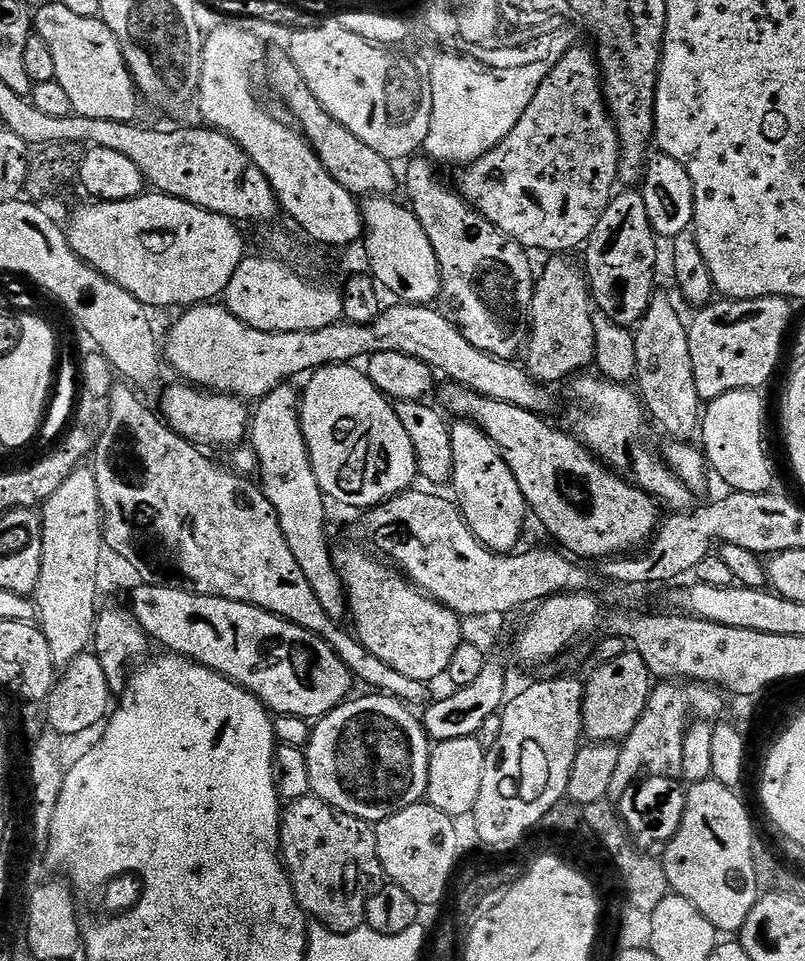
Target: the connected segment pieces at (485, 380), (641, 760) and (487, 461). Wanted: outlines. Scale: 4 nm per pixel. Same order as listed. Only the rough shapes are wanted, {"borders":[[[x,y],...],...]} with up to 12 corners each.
{"borders":[[[223,303],[181,311],[162,348],[181,381],[245,402],[376,352],[547,413],[515,359],[444,313],[393,303],[369,324],[263,332]],[[660,682],[620,744],[608,799],[645,774],[682,777],[692,707],[712,718],[715,687]],[[451,425],[464,521],[491,552],[515,553],[530,509],[498,446]]]}

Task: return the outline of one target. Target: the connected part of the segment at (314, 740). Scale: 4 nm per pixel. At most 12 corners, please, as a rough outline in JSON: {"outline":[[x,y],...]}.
{"outline":[[387,694],[315,721],[311,795],[379,822],[428,795],[433,745]]}

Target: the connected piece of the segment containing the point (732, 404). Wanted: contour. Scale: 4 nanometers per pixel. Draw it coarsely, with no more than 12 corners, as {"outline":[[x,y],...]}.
{"outline":[[755,388],[707,401],[698,436],[733,492],[773,491]]}

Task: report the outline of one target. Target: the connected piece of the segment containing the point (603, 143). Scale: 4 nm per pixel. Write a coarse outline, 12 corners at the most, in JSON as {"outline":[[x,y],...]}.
{"outline":[[573,46],[460,195],[526,249],[583,249],[620,139]]}

